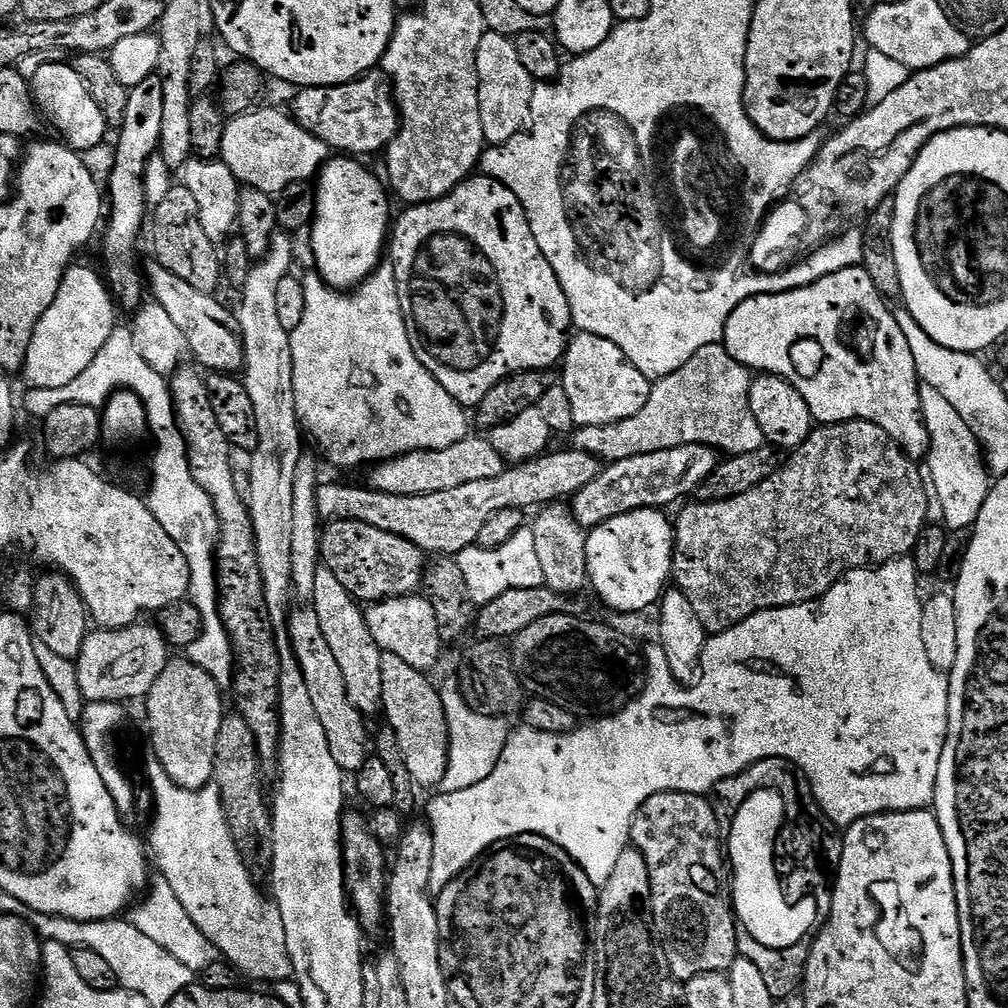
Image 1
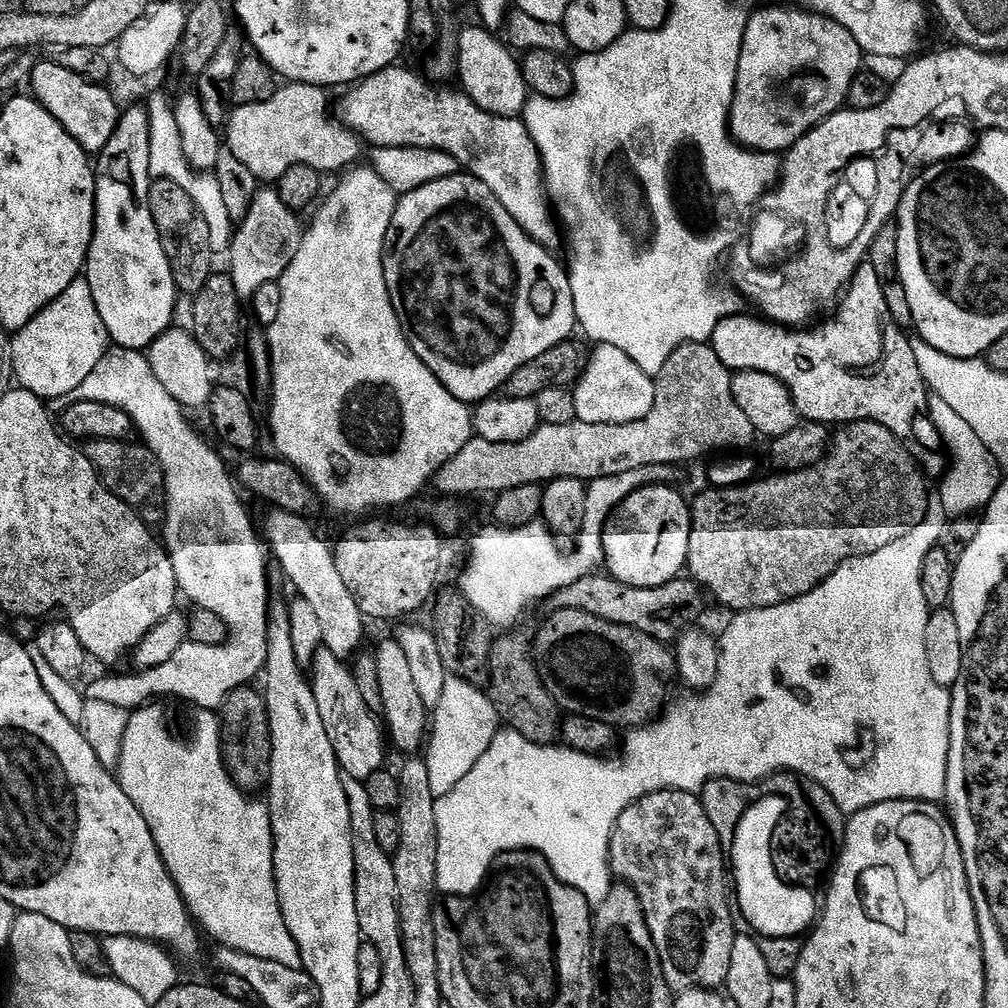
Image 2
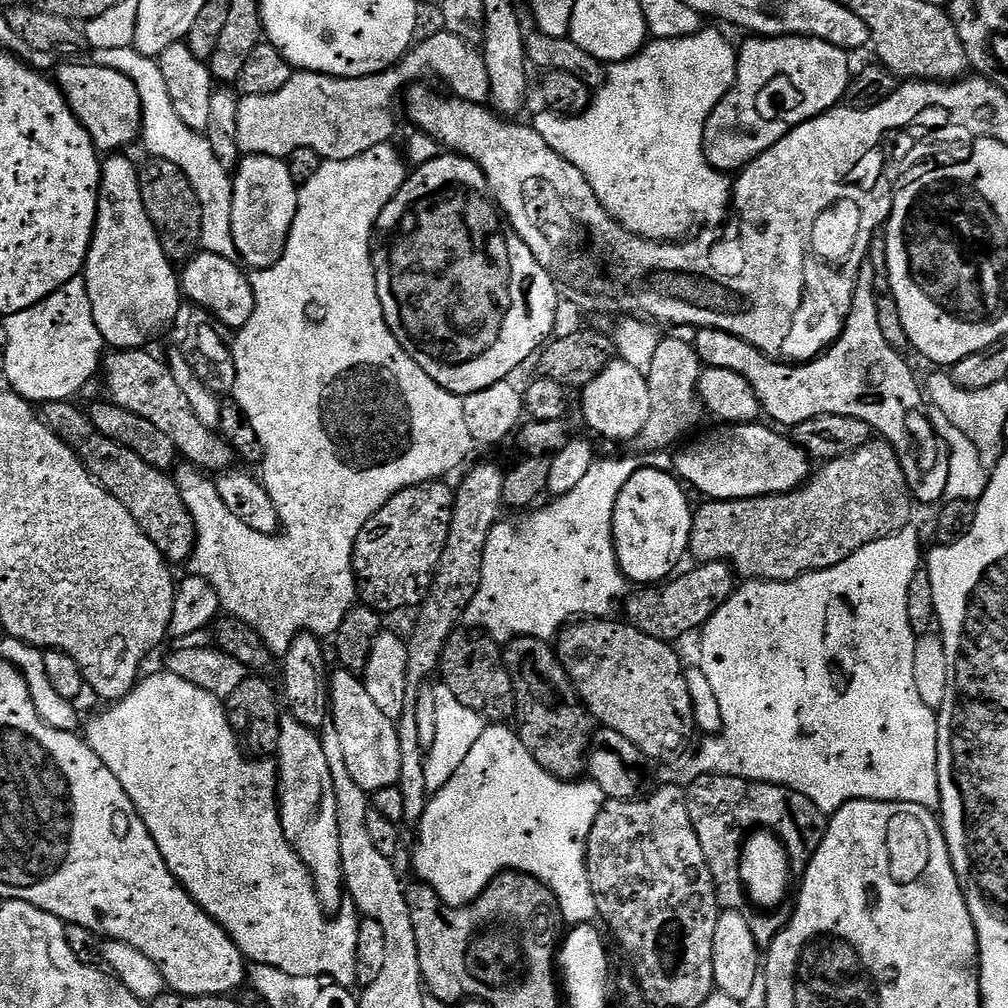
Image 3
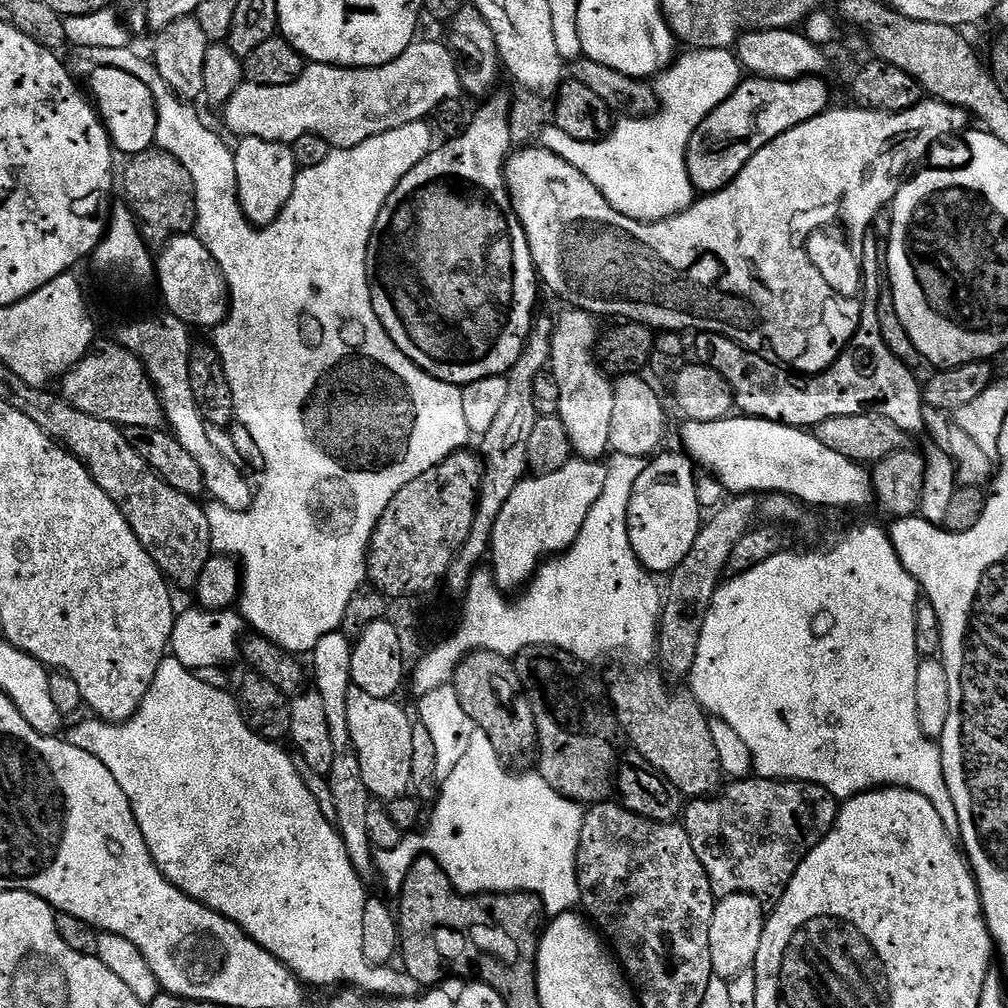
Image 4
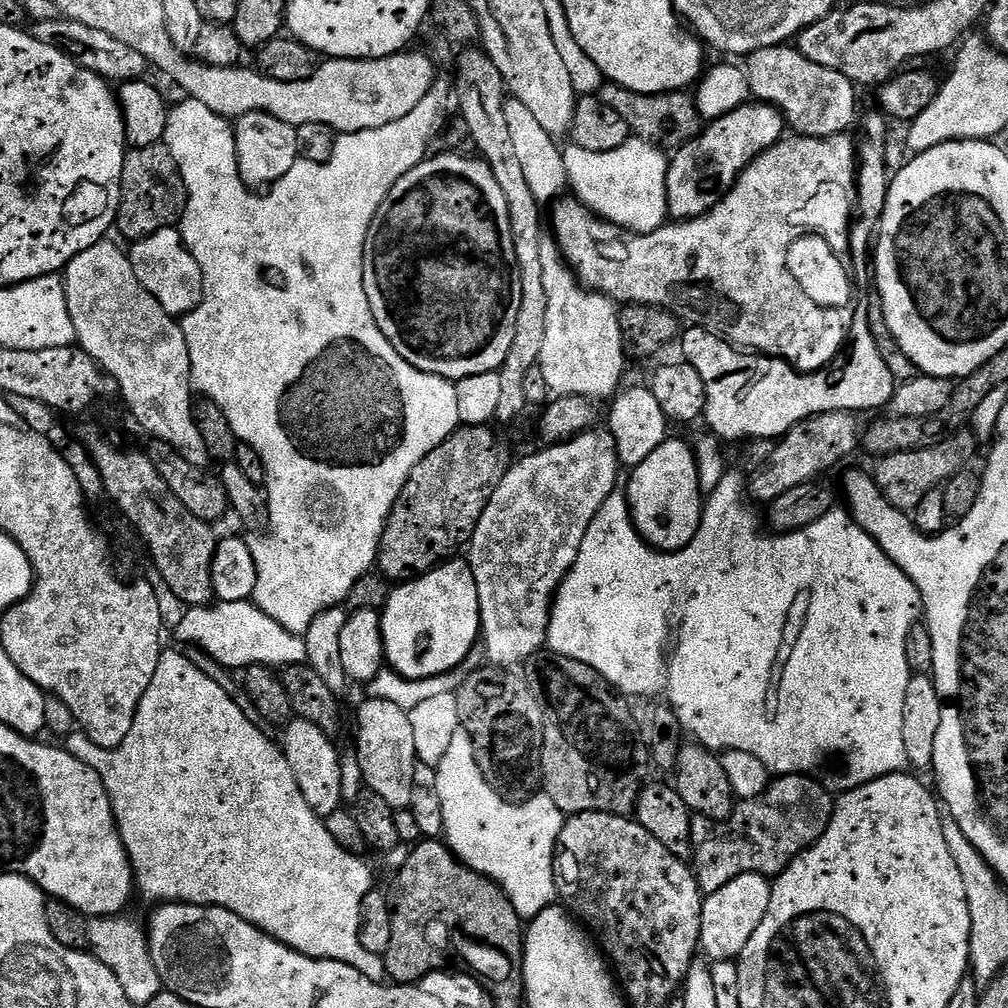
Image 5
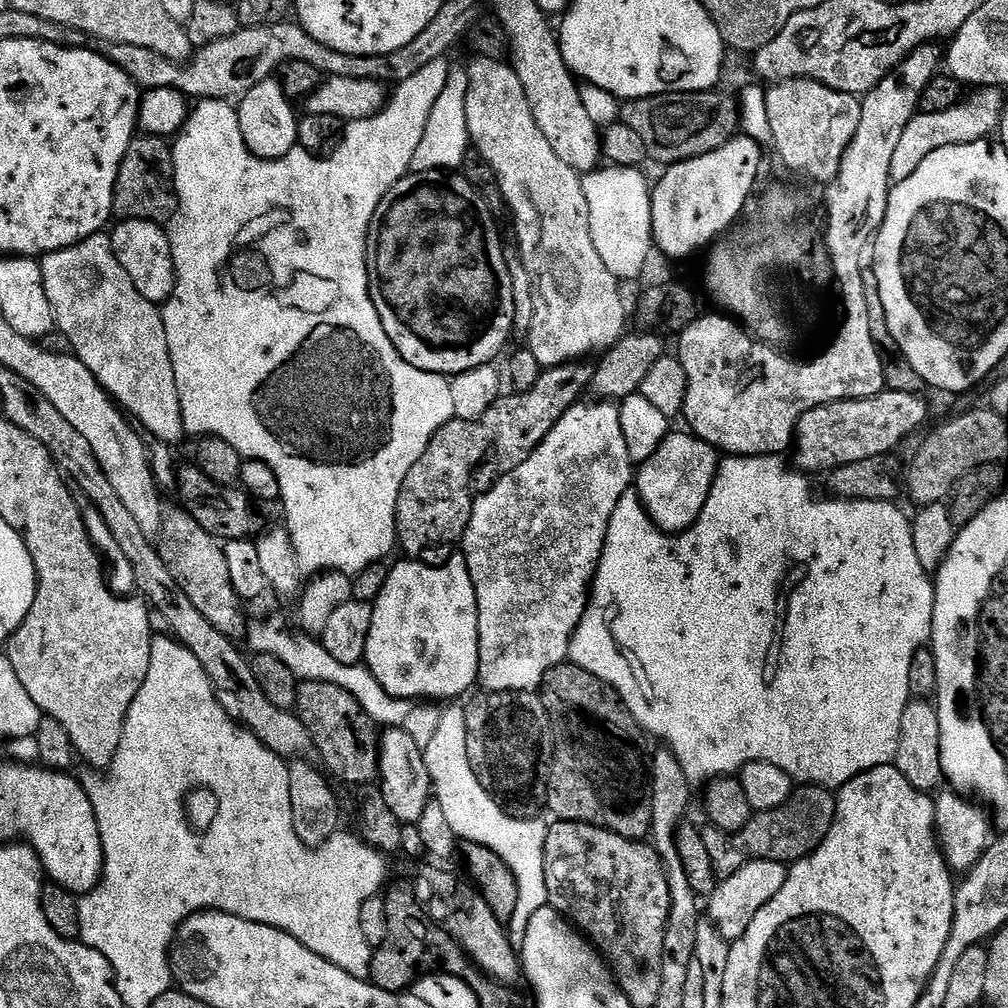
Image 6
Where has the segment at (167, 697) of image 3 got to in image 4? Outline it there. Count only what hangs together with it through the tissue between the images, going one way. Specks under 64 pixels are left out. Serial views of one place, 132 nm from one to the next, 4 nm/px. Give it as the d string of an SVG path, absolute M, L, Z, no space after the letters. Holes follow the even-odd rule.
M165 658L154 674L154 682L146 698L140 703L140 709L132 715L131 720L126 720L123 724L109 724L107 720L99 718L84 720L66 733L67 742L70 746L78 746L78 750L86 750L86 754L94 754L94 758L98 758L98 762L102 762L102 766L106 766L106 770L114 774L114 782L118 782L118 786L122 786L122 794L130 798L136 825L142 830L146 846L150 846L150 854L164 877L174 887L183 890L190 899L237 924L250 939L262 946L262 950L278 957L305 985L340 984L336 986L347 986L360 994L373 992L376 998L388 998L401 993L398 991L407 984L407 998L422 996L424 986L414 978L405 980L399 971L396 973L392 970L393 967L380 967L366 962L365 955L362 954L362 914L370 896L368 892L364 893L365 881L354 870L350 854L346 854L346 846L336 831L335 823L324 817L319 802L314 794L310 794L307 779L303 775L300 777L301 769L297 761L291 755L288 757L280 749L283 747L279 743L263 740L261 736L254 734L242 718L239 703L233 697L231 700L230 697L223 696L216 689L227 686L226 673L225 669L218 667L202 667L193 674L189 668L182 666L182 662Z

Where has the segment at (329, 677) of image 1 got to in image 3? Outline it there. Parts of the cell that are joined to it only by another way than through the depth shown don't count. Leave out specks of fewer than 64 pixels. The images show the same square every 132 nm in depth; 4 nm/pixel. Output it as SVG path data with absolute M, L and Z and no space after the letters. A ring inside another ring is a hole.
M337 667L328 681L328 703L330 722L342 741L342 754L346 757L346 766L350 766L350 778L369 794L397 787L402 770L402 750L398 750L396 721L386 718L386 714L378 710L374 698L366 694L363 679L357 673Z

